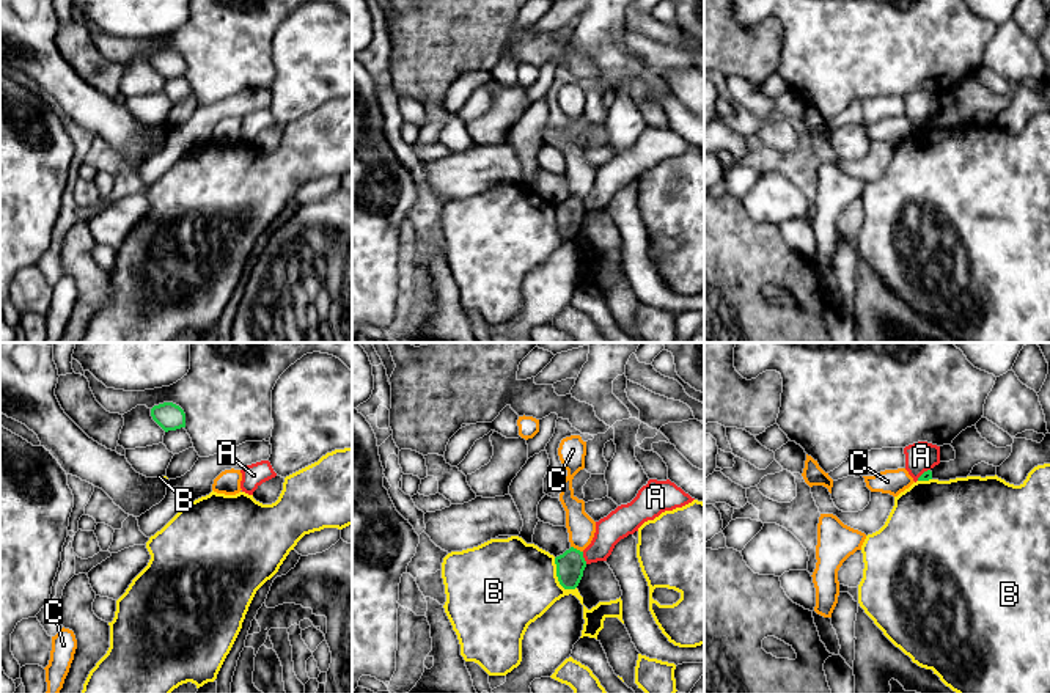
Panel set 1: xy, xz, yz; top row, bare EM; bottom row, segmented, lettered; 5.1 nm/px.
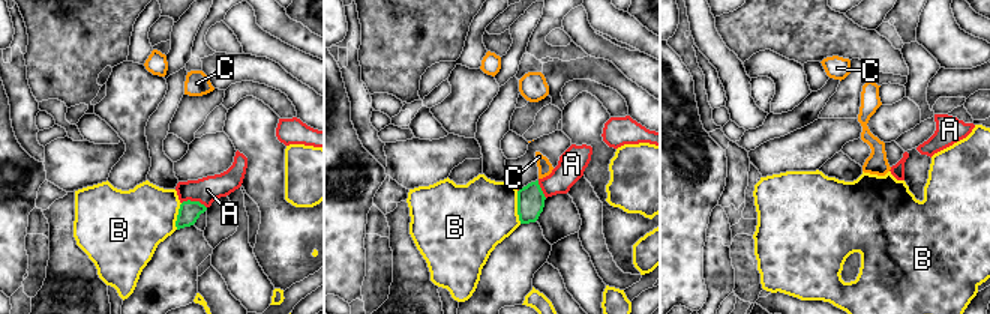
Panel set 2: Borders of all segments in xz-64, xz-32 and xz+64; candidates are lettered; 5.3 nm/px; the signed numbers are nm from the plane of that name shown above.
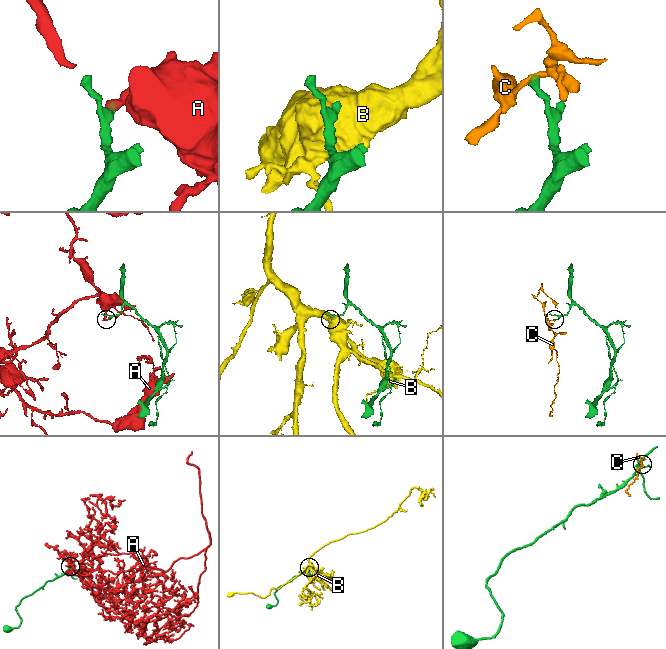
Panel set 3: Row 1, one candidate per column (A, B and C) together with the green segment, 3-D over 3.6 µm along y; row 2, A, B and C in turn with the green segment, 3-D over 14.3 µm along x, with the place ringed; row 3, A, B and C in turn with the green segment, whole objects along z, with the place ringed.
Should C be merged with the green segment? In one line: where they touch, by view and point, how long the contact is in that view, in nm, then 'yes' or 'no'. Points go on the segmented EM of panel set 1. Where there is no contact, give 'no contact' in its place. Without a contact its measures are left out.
xz (576, 549) | 70 nm | no

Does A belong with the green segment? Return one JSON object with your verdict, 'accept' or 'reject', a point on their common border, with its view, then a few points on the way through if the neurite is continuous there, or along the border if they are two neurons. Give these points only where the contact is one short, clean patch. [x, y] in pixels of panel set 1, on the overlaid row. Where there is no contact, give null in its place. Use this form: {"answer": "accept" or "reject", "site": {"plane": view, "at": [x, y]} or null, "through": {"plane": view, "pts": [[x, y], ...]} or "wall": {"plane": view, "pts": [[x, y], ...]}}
{"answer": "reject", "site": {"plane": "xz", "at": [583, 558]}, "wall": {"plane": "xz", "pts": [[582, 552], [587, 563]]}}

